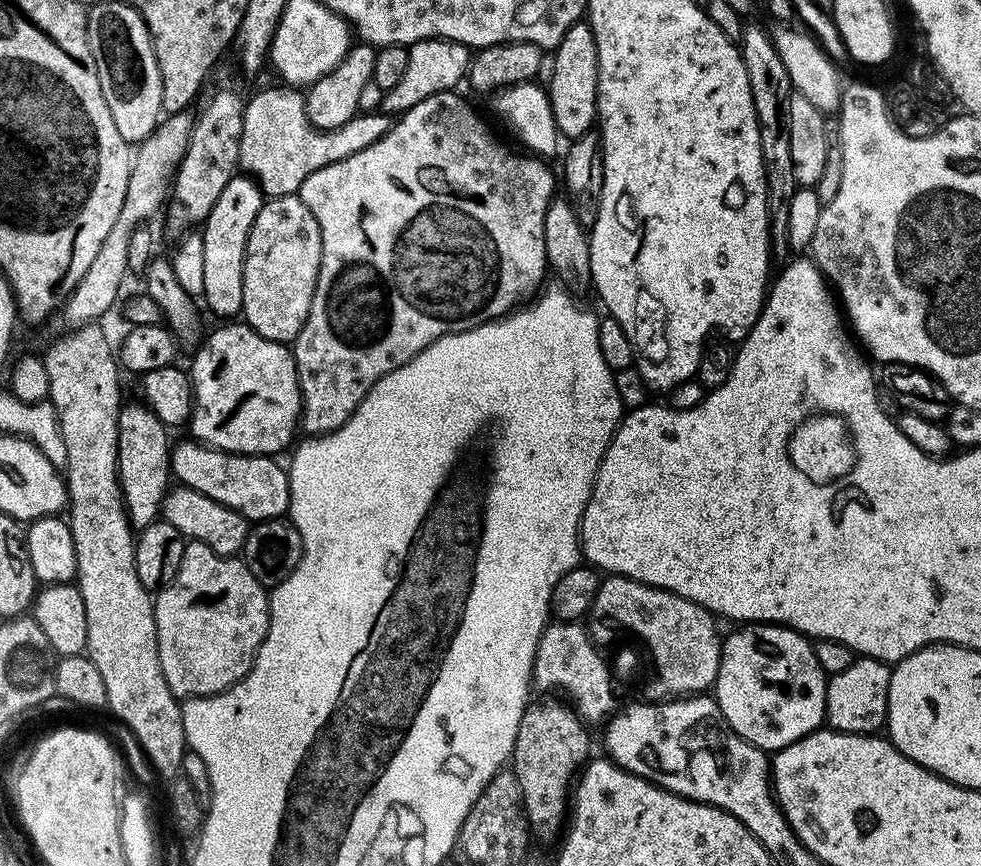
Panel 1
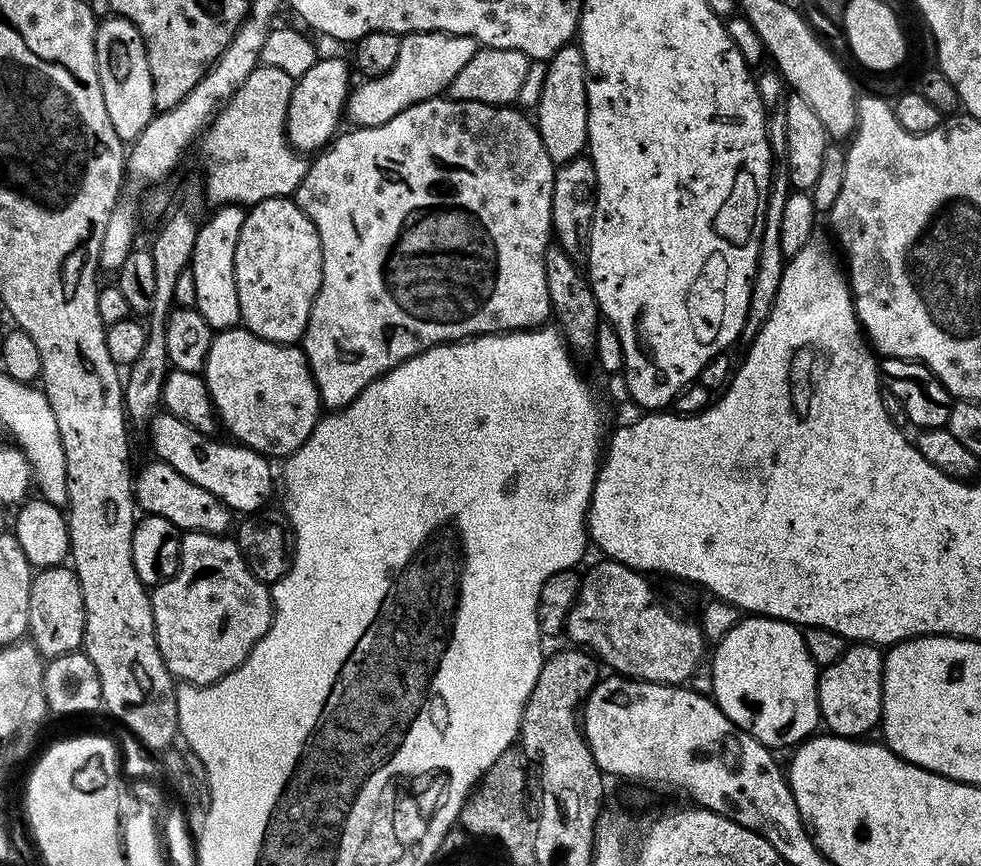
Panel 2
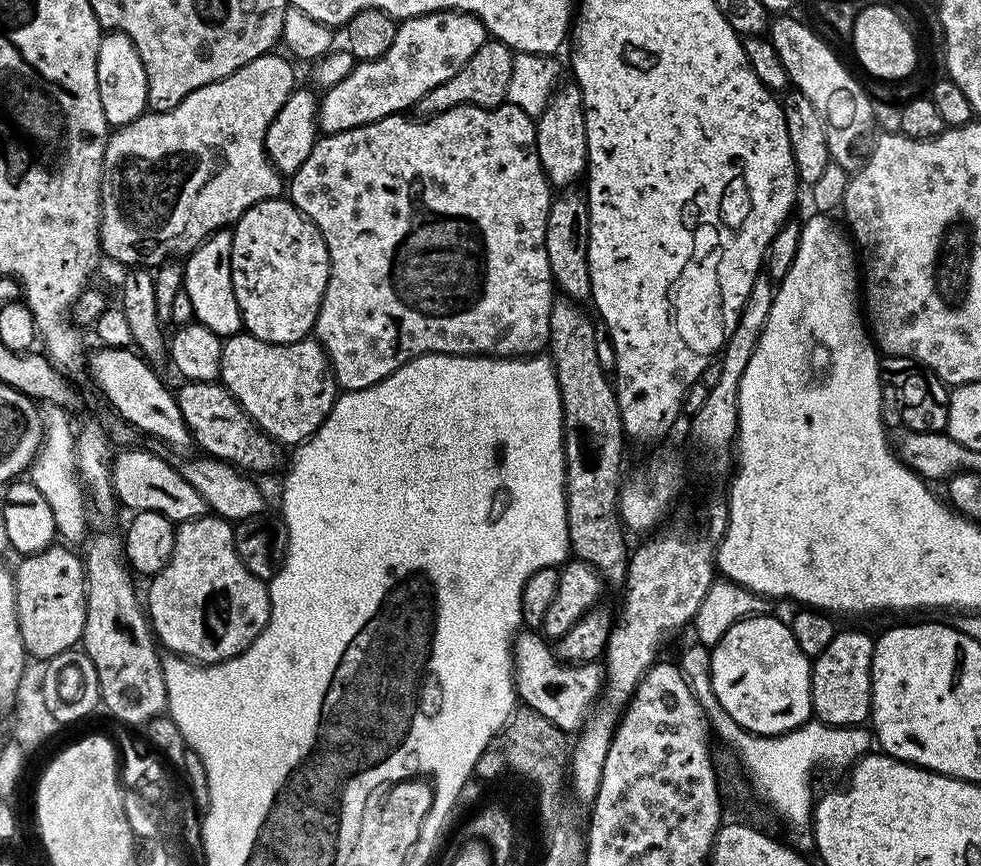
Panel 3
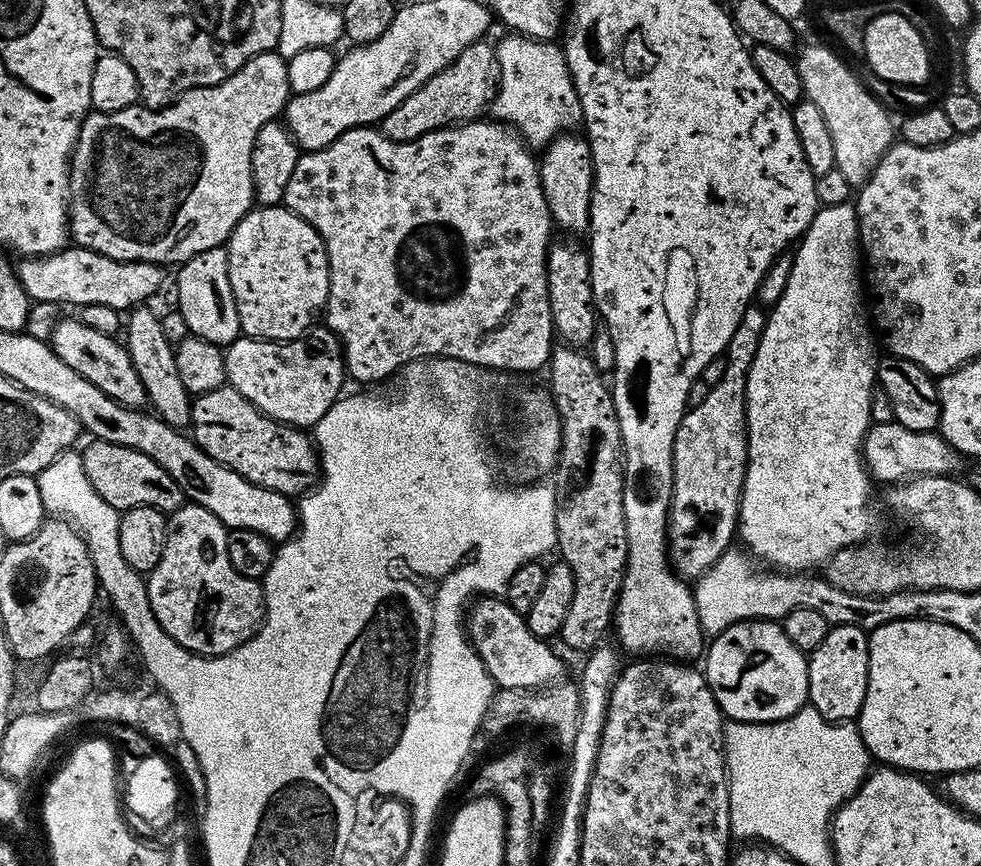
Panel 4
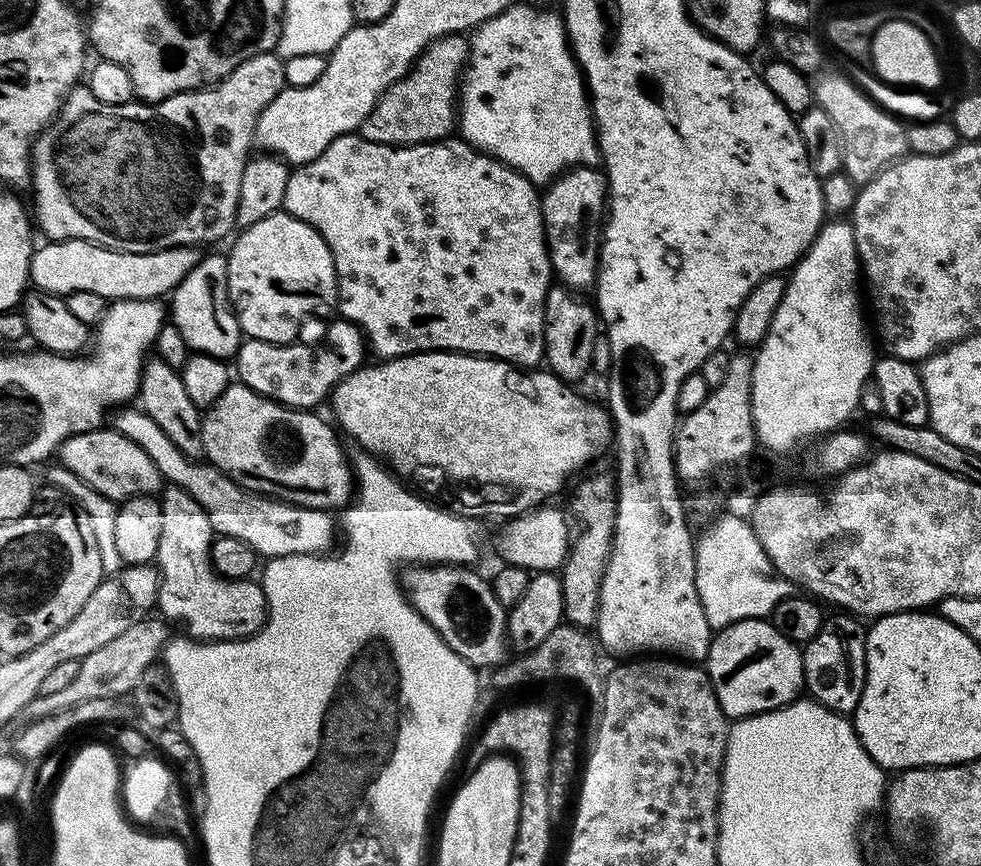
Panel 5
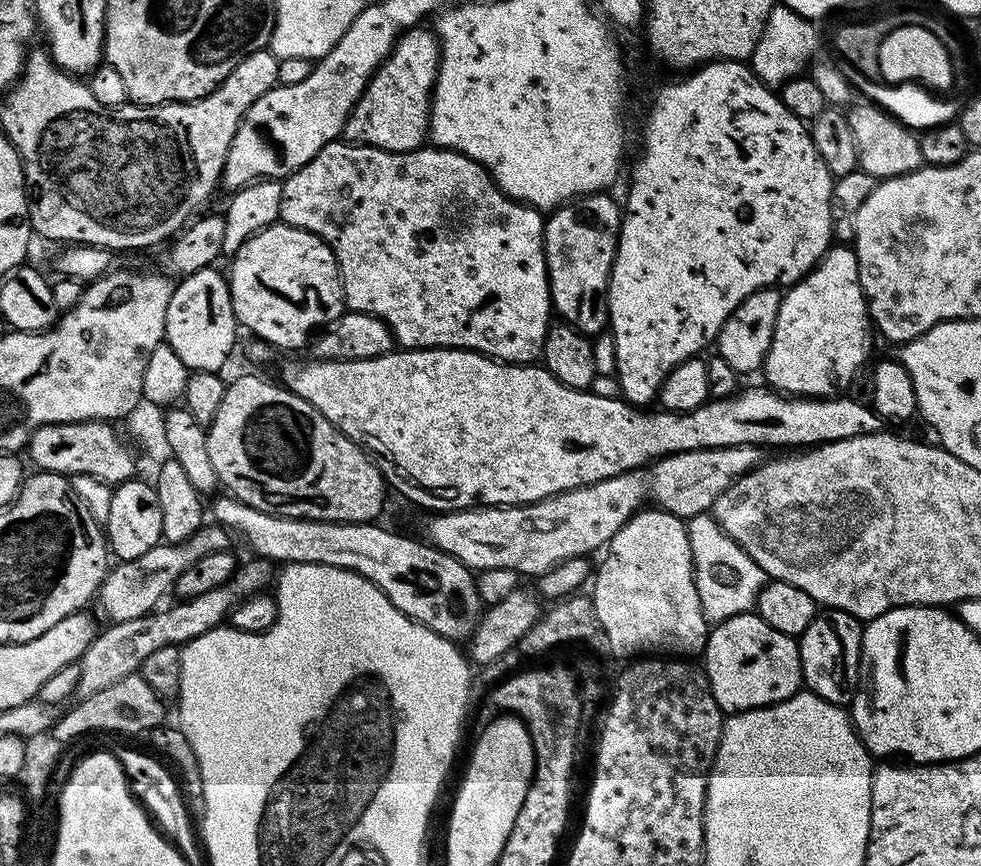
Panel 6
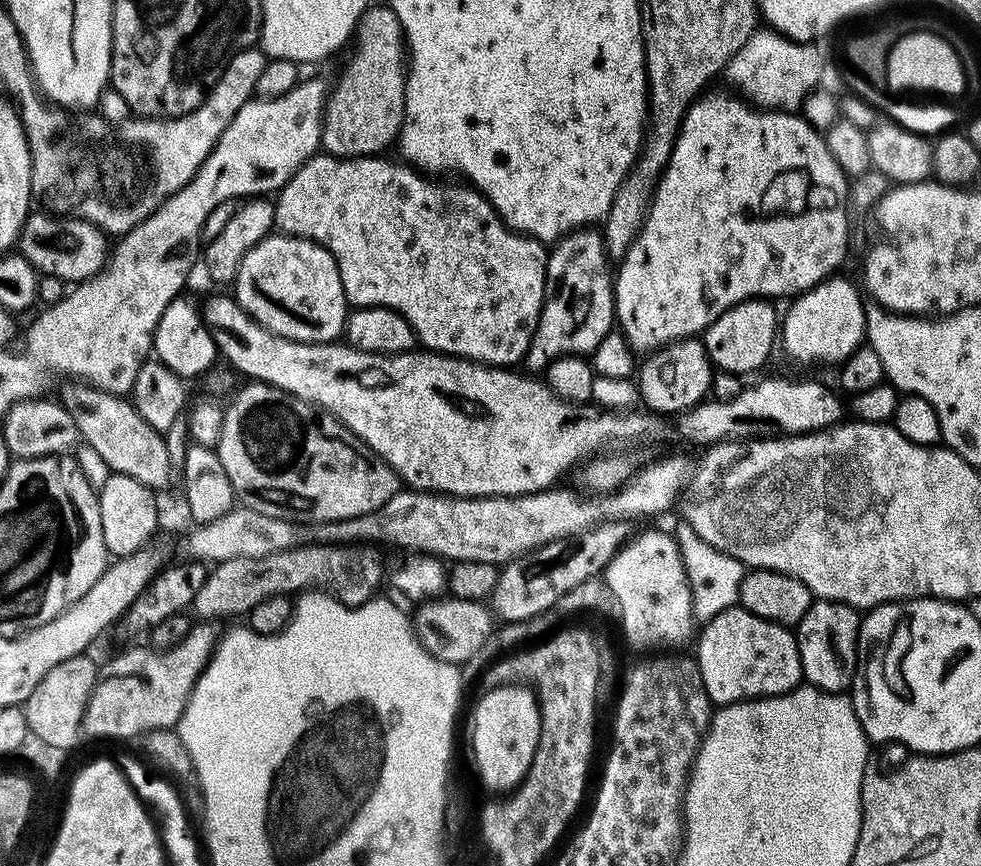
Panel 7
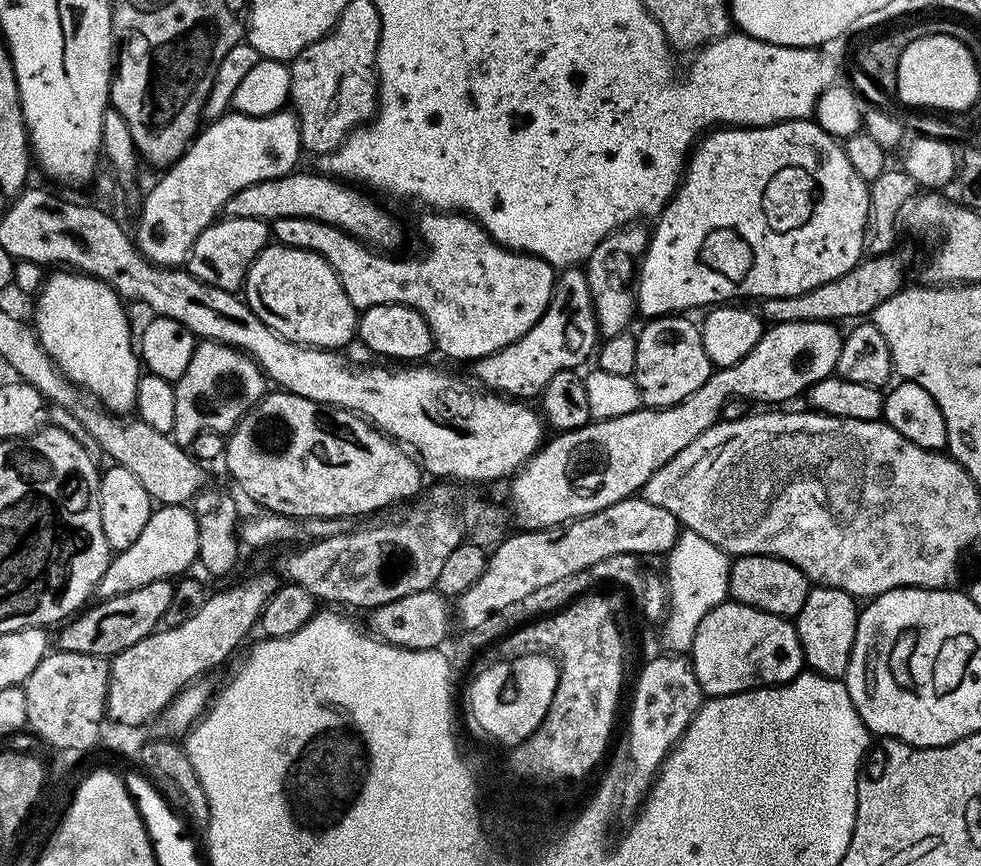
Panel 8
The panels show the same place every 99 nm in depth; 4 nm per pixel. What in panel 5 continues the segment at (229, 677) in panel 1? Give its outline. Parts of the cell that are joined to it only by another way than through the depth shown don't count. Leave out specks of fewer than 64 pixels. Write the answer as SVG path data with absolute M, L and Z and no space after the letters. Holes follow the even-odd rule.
M168 486L159 493L158 499L162 510L162 535L158 538L154 564L160 573L160 589L156 599L159 615L173 625L181 624L193 640L215 642L246 640L249 636L255 636L268 623L268 599L264 597L263 587L257 581L255 584L255 579L252 578L227 580L212 568L212 557L206 551L212 547L214 535L210 518L202 510L202 506L198 506L198 502L194 502L194 498L186 494L186 490Z

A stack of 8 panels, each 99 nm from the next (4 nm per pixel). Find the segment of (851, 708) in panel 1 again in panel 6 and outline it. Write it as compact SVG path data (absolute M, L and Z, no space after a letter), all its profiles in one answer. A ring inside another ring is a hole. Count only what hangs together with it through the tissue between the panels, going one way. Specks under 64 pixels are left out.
M837 608L817 611L814 622L798 638L800 665L804 675L803 683L807 691L813 692L831 704L848 706L856 694L856 684L860 680L860 651L862 650L861 621Z

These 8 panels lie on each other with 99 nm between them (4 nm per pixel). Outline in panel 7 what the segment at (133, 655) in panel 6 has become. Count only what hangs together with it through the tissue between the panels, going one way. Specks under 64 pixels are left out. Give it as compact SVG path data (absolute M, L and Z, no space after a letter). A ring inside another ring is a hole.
M309 542L297 544L294 548L278 550L274 554L266 554L266 558L230 558L226 562L216 564L209 571L206 582L202 582L202 590L198 590L194 612L197 612L199 619L204 622L220 622L223 616L247 617L266 598L275 596L291 597L292 592L303 594L309 590L327 592L330 596L342 601L347 608L356 608L365 604L367 600L373 599L380 588L380 583L385 583L386 568L380 561L377 549L372 546L341 546L339 544L318 544Z

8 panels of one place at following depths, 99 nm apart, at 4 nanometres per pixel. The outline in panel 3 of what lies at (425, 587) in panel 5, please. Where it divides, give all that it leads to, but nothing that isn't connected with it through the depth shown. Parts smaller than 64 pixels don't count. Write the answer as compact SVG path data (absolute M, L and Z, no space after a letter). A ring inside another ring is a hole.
M524 630L517 635L512 646L512 666L517 697L552 724L557 724L565 734L575 733L584 725L590 709L597 703L604 683L604 669L599 663L569 664L556 655L543 635L532 630Z

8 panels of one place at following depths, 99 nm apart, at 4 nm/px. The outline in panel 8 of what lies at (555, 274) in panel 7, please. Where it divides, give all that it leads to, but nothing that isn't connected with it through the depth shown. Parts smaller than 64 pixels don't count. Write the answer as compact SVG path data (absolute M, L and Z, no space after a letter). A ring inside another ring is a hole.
M573 266L563 269L556 277L556 285L552 291L552 300L548 303L548 308L538 318L538 322L518 342L506 346L489 356L483 356L471 365L472 372L477 376L479 383L485 389L491 390L499 395L515 398L521 402L528 402L539 397L544 391L546 382L554 378L554 374L559 372L571 372L579 369L579 364L584 364L588 359L593 359L598 348L598 329L596 327L596 311L594 302L590 298L590 286L586 282L586 274L583 267Z

